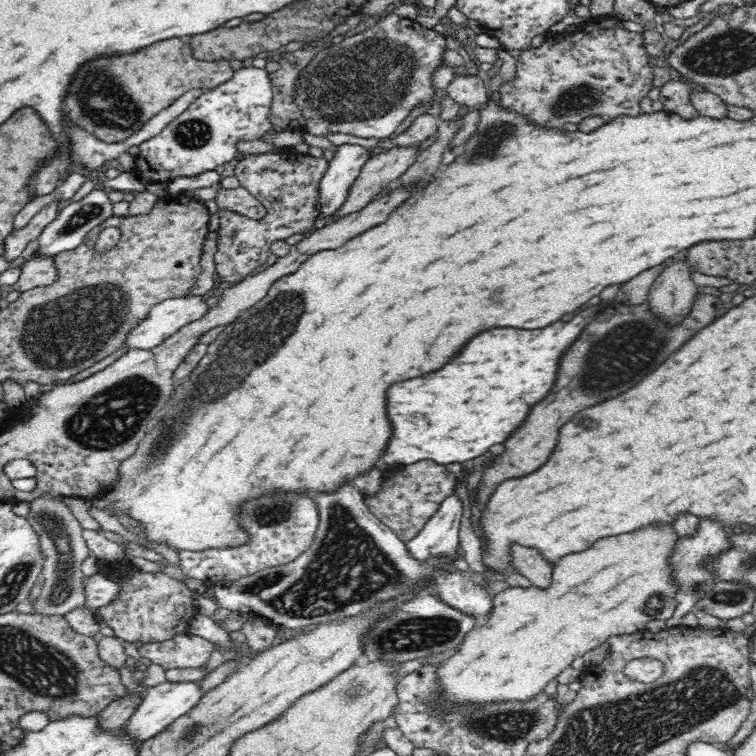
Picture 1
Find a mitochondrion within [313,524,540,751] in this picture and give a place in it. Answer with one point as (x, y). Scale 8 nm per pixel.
(420, 634)

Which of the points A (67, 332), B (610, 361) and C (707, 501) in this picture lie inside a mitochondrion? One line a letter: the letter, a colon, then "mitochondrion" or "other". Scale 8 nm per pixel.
A: mitochondrion
B: mitochondrion
C: other

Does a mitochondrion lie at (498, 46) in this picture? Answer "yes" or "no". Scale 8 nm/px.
no

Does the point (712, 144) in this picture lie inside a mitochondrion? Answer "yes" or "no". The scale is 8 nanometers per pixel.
no

